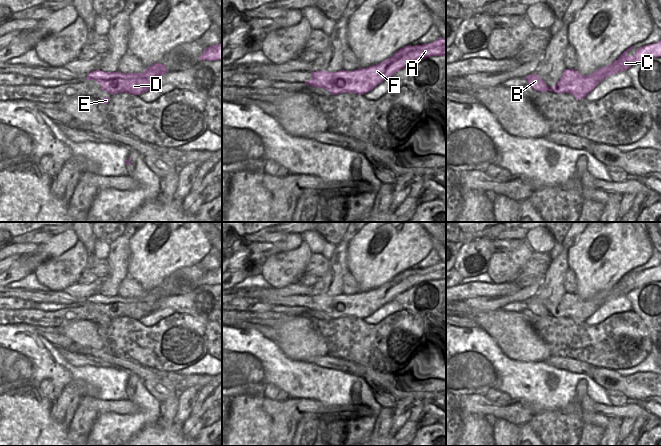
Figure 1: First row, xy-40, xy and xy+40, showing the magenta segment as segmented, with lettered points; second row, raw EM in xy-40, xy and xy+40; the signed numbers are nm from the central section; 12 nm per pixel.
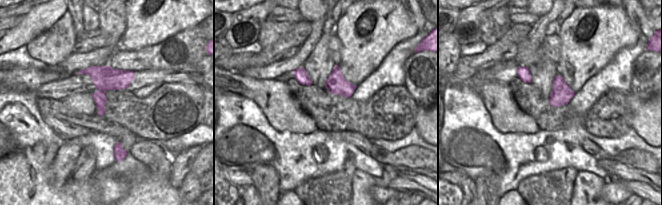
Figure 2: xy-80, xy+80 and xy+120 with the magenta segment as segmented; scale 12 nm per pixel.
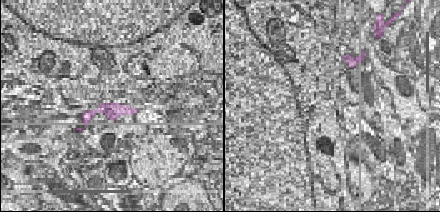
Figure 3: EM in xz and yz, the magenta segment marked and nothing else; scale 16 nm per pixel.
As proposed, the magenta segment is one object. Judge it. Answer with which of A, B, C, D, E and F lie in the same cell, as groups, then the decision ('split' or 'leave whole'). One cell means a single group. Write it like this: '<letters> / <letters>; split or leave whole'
A C D F / B E; split

